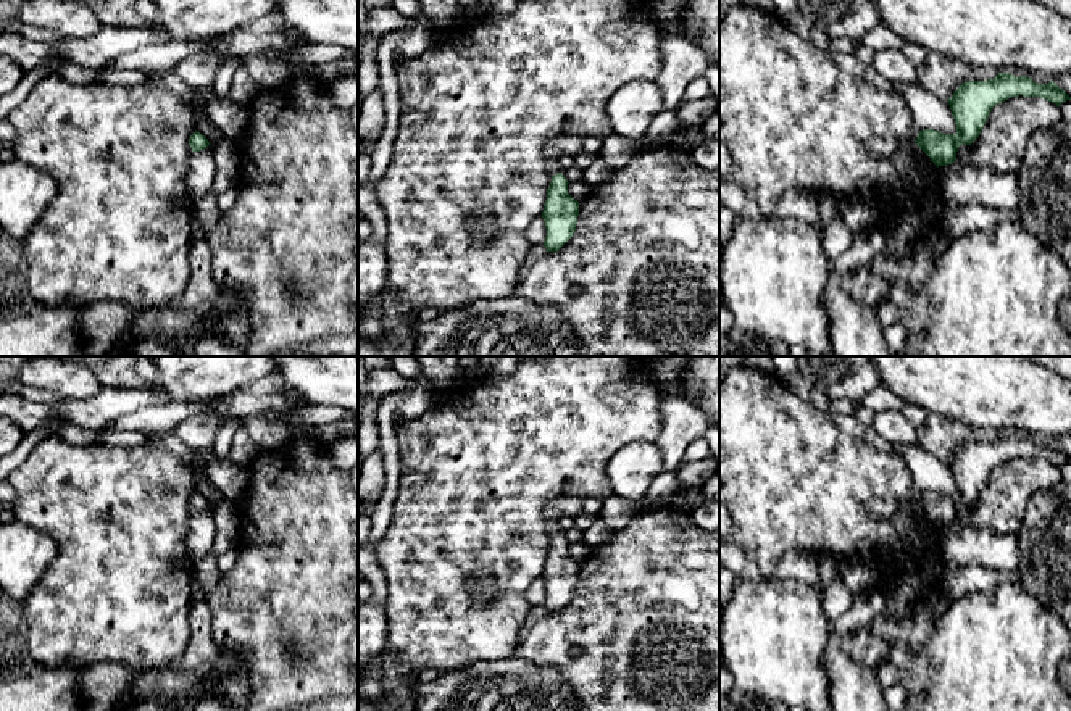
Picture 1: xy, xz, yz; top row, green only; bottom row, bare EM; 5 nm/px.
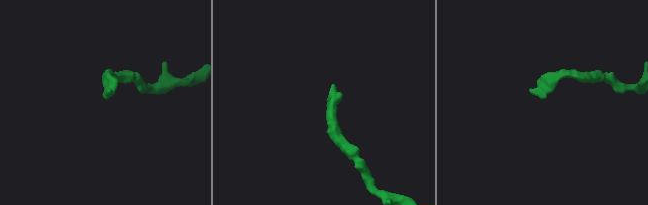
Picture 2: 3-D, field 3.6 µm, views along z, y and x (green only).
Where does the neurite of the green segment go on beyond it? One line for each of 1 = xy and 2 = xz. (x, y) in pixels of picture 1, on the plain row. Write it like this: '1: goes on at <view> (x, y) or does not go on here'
1: does not go on here
2: goes on at xz (565, 508)

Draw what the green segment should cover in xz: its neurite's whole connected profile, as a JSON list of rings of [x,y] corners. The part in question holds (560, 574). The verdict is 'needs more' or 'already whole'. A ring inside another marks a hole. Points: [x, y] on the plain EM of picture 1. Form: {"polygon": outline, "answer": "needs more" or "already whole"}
{"polygon": [[[571,497],[555,498],[545,509],[547,529],[553,535],[542,572],[547,613],[558,613],[576,592],[579,563],[568,555],[569,543],[561,532],[581,513],[582,500]]], "answer": "needs more"}

